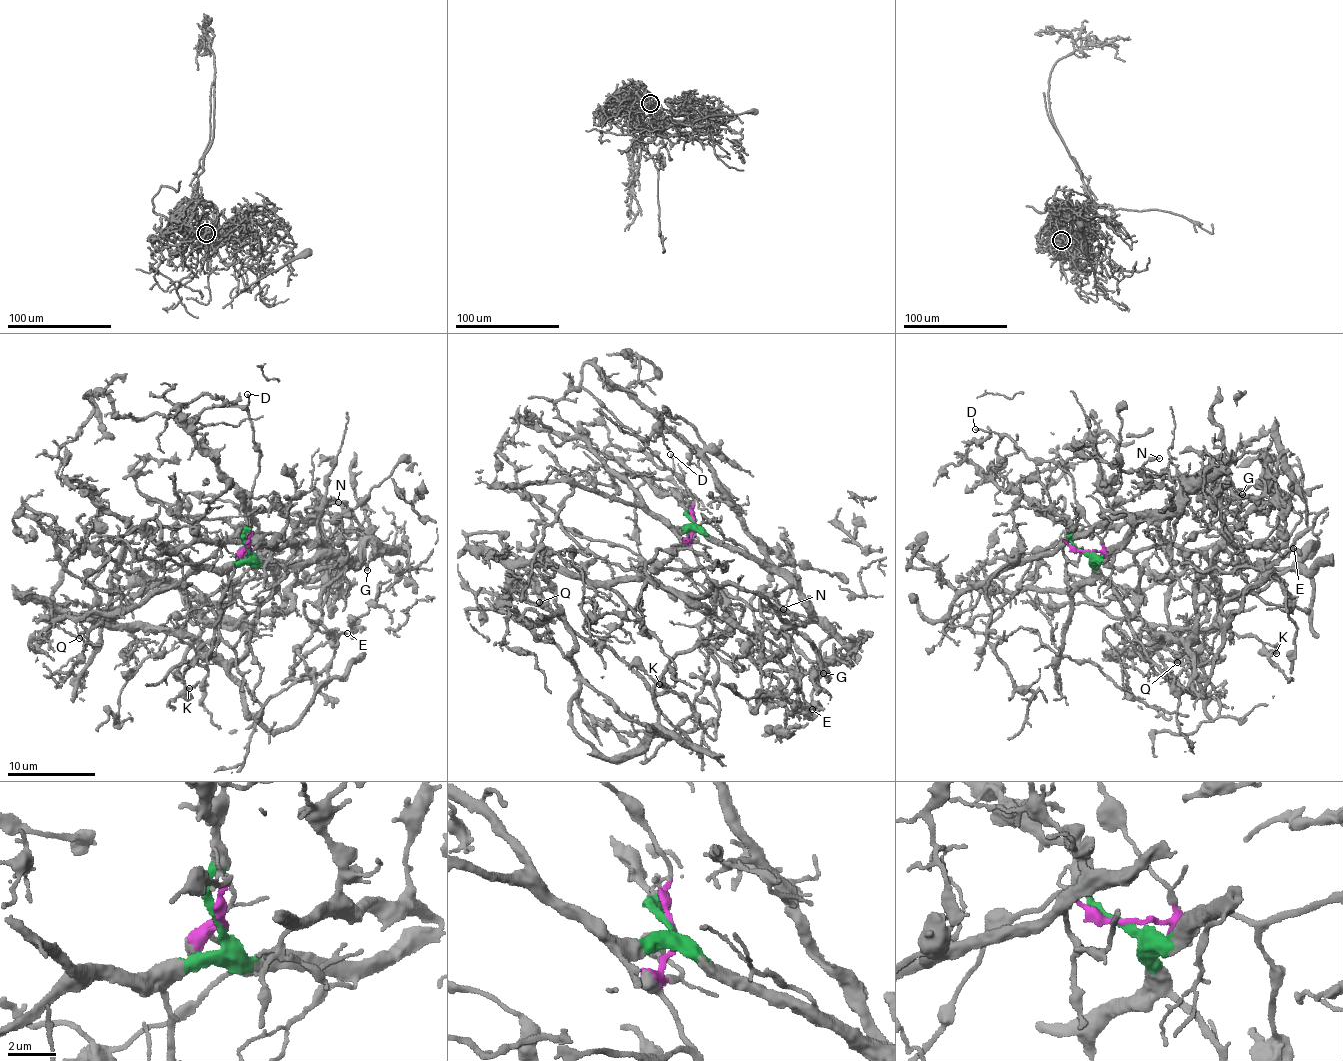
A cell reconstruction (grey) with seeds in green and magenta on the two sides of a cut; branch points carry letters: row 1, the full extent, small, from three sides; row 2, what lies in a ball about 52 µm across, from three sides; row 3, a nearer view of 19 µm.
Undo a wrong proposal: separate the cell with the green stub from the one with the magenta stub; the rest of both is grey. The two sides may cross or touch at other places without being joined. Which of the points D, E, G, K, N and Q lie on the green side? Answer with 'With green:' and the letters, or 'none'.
With green: E, G, N

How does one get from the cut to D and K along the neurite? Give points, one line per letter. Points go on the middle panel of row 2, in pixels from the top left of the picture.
D: (695, 521), (694, 543), (698, 538), (688, 530), (694, 530), (691, 502), (673, 481), (670, 453)
K: (695, 521), (732, 618), (709, 644), (742, 668), (747, 638), (710, 608), (619, 581), (675, 666), (658, 683)

